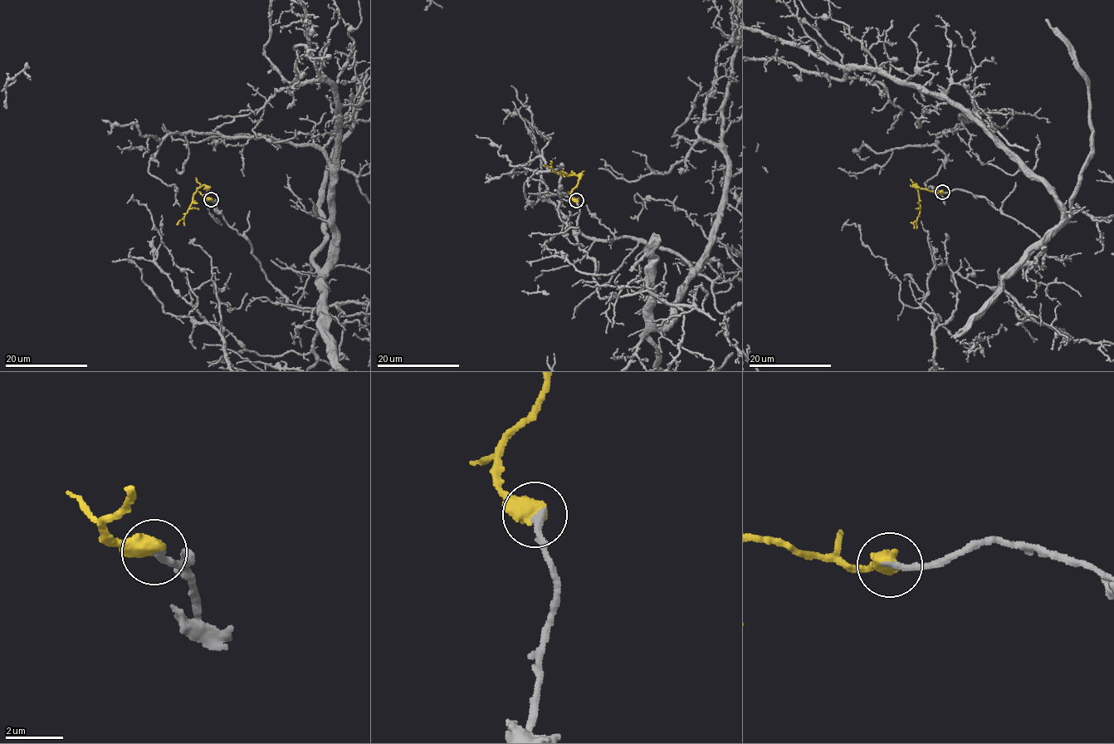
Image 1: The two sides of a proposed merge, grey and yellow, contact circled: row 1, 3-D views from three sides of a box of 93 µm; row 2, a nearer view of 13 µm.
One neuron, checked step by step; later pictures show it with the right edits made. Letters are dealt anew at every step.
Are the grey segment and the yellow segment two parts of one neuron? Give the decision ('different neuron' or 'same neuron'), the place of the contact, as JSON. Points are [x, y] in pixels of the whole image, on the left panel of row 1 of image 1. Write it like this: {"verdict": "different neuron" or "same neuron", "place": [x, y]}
{"verdict": "same neuron", "place": [211, 199]}

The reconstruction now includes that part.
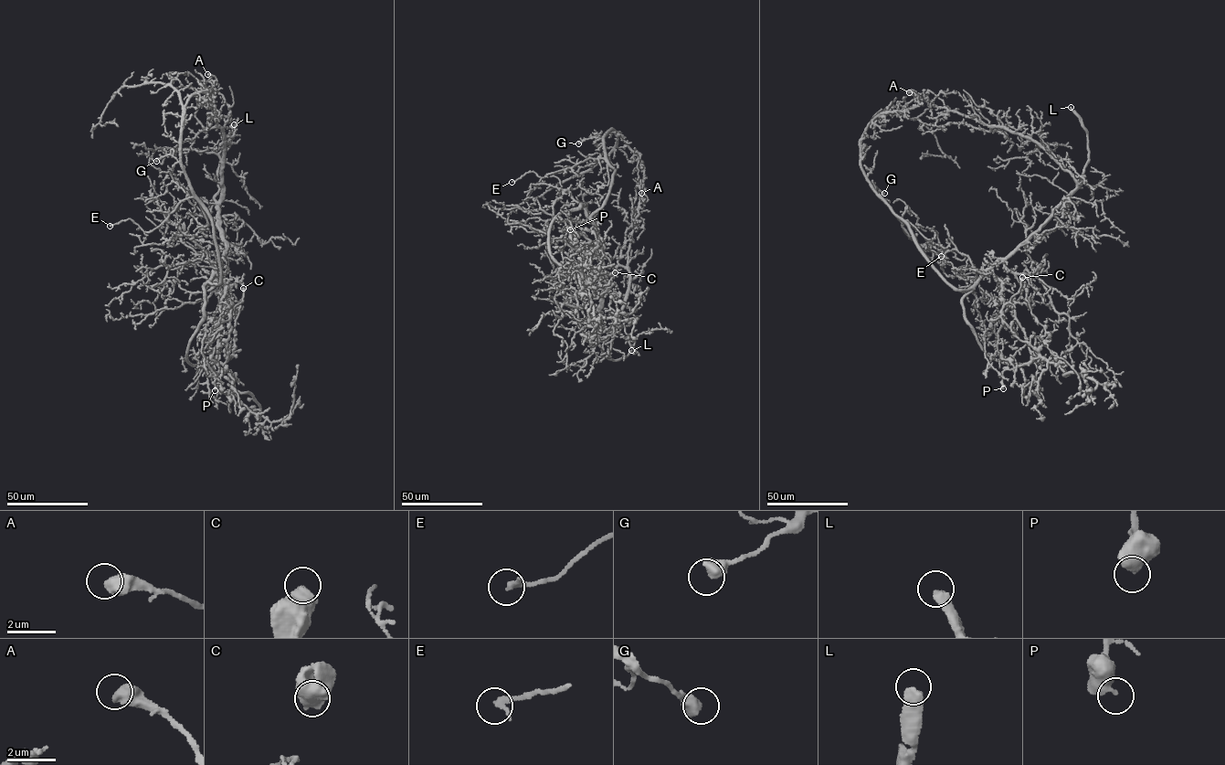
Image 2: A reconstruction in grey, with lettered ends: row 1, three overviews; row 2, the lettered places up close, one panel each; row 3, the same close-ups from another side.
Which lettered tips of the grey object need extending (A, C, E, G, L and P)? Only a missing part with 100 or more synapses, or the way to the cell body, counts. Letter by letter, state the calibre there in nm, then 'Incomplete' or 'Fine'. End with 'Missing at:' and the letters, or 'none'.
A: Thickness 600 nm. Fine
C: Thickness 700 nm. Fine
E: Thickness 280 nm. Fine
G: Thickness 600 nm. Fine
L: Thickness 500 nm. Incomplete
P: Thickness 440 nm. Fine
Missing at: L

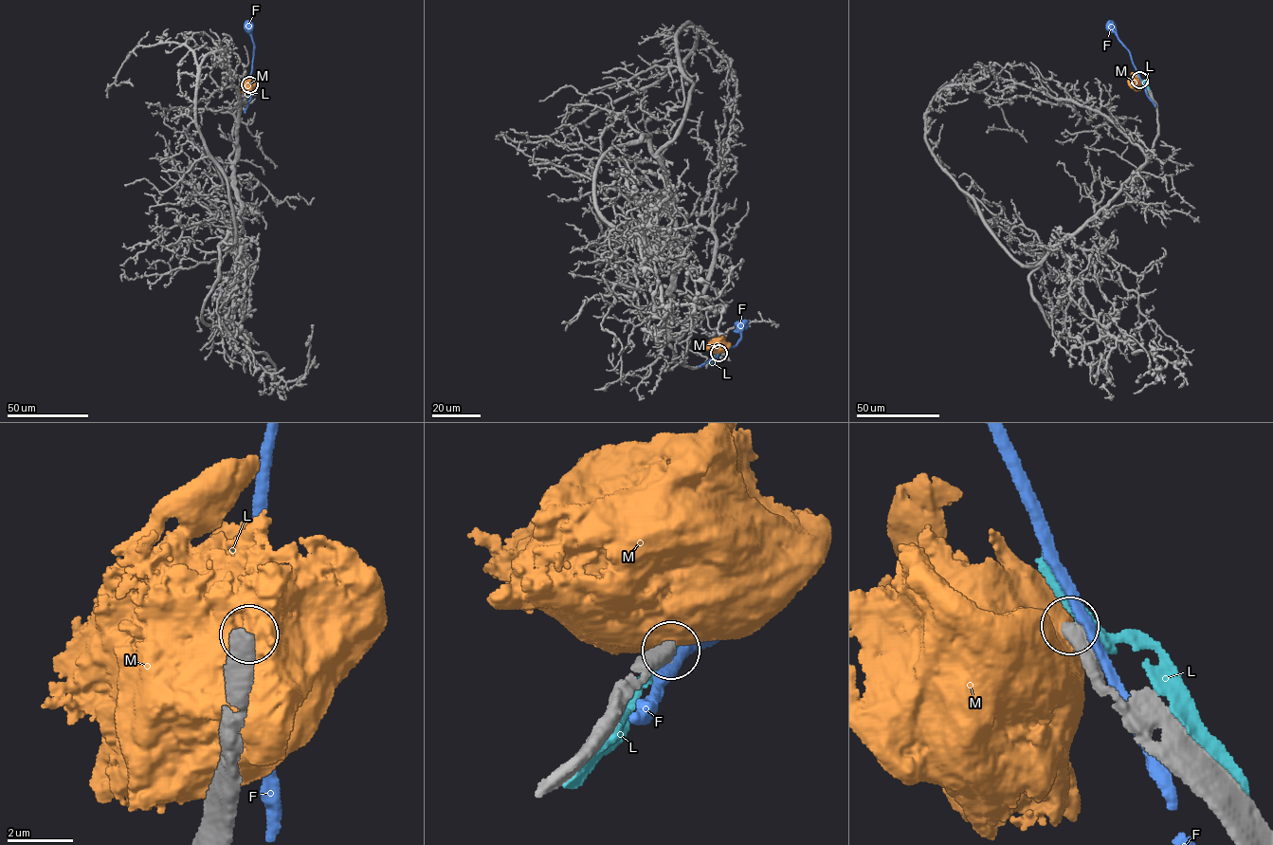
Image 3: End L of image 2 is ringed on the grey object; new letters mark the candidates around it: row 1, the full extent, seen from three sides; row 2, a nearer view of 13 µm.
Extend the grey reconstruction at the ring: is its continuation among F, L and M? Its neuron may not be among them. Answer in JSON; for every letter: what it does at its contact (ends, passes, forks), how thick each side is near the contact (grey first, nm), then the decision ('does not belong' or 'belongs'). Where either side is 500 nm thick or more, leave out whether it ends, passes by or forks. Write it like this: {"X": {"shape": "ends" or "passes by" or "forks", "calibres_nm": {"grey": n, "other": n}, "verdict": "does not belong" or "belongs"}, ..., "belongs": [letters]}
{"F": {"calibres_nm": {"grey": 750, "other": 360}, "verdict": "does not belong"}, "L": {"calibres_nm": {"grey": 700, "other": 440}, "verdict": "does not belong"}, "M": {"calibres_nm": {"grey": 600, "other": 900}, "verdict": "does not belong"}, "belongs": []}

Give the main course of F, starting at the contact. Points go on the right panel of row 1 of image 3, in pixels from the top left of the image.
F: (1140, 81), (1128, 49), (1110, 26)

